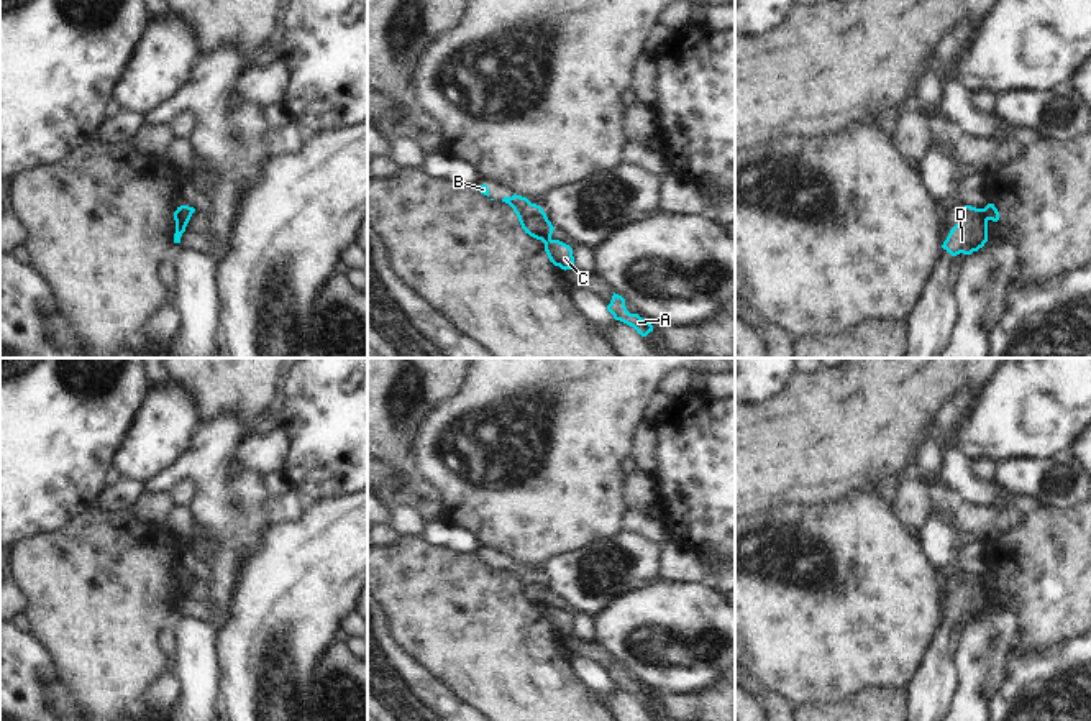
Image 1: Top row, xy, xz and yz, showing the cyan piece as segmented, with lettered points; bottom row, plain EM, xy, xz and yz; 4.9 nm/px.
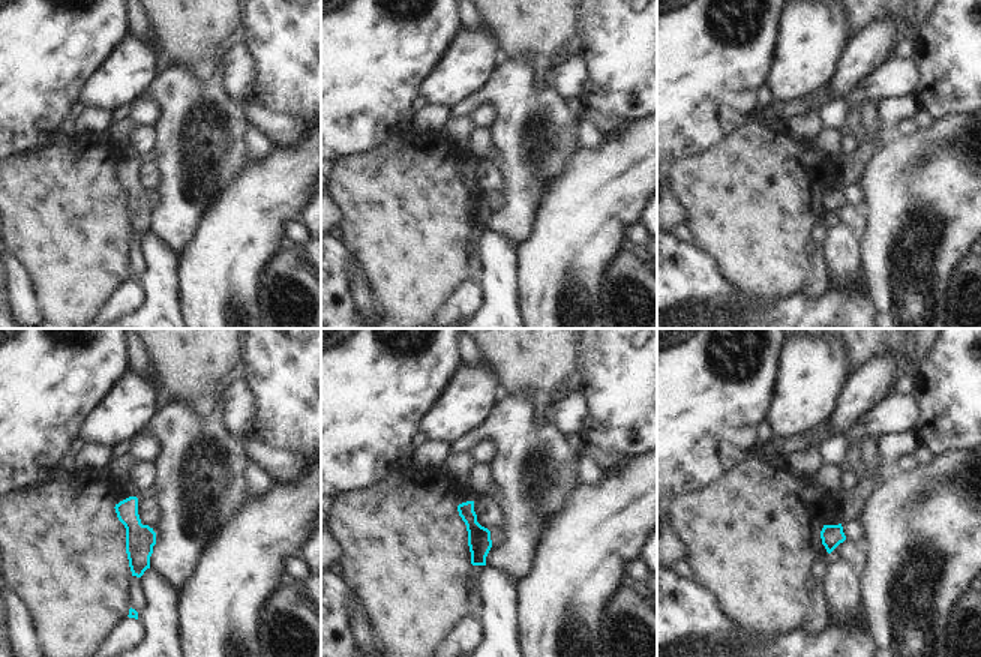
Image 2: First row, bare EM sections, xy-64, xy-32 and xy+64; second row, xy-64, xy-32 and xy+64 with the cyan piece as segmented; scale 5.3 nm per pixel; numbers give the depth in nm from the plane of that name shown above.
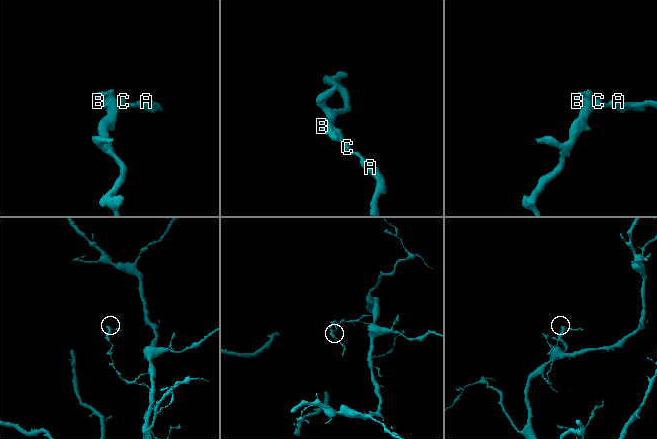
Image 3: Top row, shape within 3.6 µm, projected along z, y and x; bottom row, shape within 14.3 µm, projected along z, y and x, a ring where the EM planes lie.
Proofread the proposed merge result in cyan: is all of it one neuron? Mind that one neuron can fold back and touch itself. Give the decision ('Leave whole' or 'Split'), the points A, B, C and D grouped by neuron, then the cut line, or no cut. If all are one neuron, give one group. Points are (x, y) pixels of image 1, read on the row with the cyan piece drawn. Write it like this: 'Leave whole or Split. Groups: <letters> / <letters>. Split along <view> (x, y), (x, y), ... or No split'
Split. Groups: A C / B D. Split along xy (176, 211), (186, 225)

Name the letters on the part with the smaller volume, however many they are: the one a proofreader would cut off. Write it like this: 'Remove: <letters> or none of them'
Remove: A, C

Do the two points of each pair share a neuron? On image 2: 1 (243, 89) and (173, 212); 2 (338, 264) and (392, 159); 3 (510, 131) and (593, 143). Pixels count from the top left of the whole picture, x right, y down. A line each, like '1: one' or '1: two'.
1: two
2: two
3: two

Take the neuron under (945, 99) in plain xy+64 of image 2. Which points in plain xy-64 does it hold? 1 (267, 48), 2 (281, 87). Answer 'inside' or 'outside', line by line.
1: inside
2: inside

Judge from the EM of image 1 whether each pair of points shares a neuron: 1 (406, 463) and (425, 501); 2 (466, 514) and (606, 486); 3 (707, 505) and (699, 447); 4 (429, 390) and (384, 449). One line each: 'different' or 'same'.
1: different
2: same
3: same
4: same

